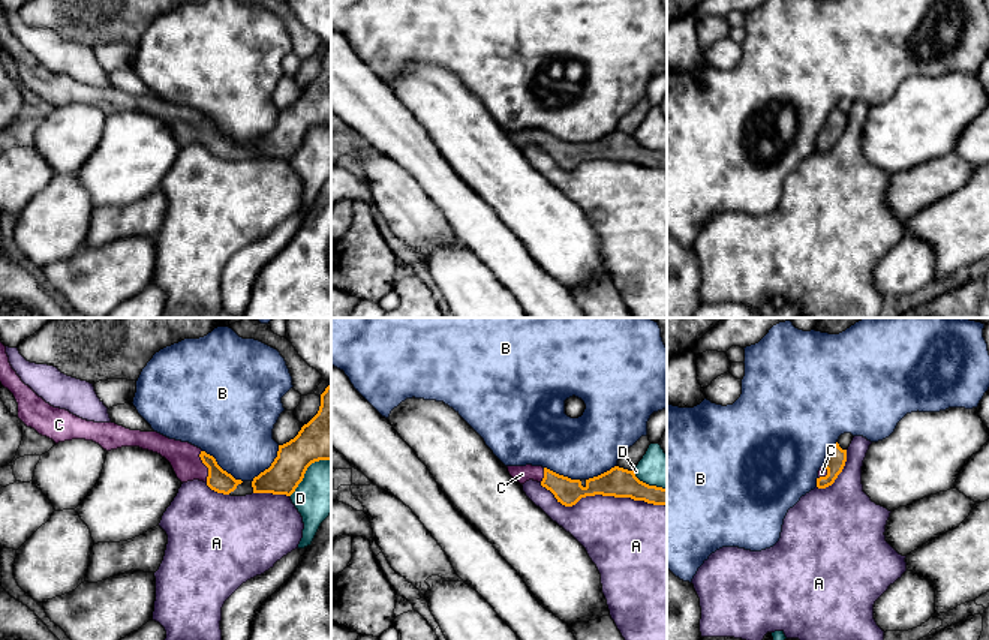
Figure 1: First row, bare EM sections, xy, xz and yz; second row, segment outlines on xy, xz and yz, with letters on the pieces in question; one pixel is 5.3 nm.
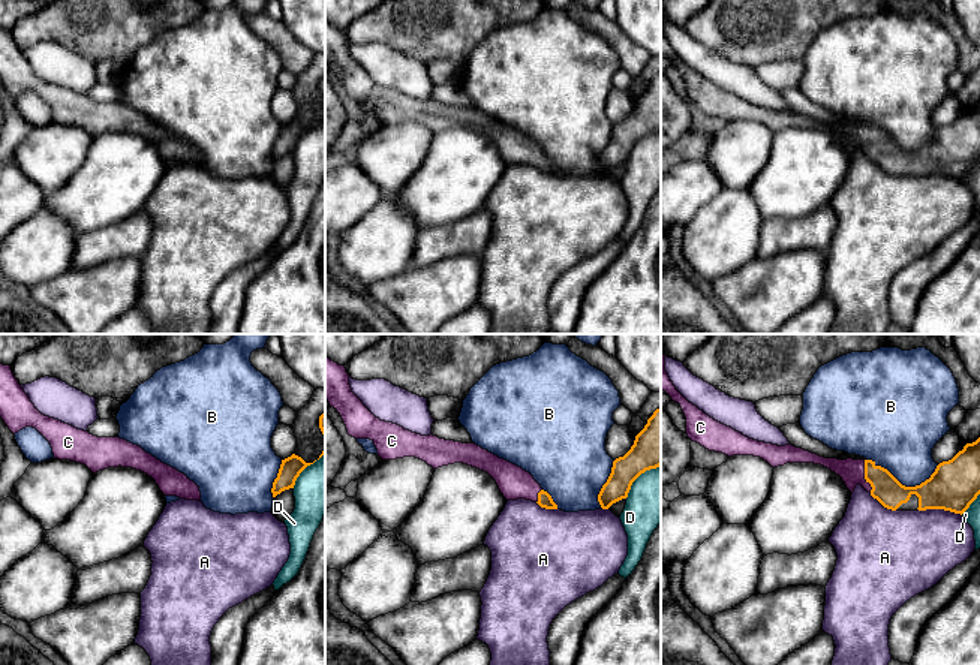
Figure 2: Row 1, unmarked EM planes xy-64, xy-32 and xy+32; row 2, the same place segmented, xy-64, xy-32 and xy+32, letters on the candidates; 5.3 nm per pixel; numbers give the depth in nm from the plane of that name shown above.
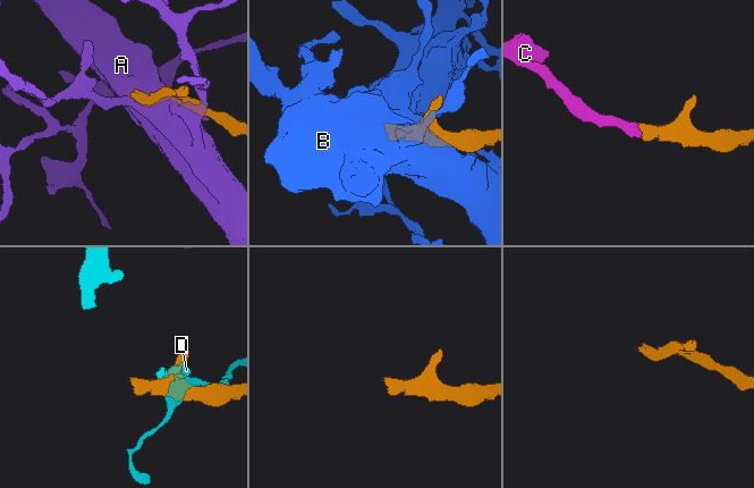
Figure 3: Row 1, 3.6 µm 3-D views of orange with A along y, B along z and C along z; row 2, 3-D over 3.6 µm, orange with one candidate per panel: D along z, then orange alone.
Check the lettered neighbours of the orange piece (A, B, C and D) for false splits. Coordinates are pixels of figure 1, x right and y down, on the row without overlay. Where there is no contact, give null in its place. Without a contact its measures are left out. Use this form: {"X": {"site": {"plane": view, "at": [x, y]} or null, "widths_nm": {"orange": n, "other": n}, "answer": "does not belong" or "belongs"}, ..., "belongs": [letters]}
{"A": {"site": {"plane": "xz", "at": [603, 159]}, "widths_nm": {"orange": 160, "other": 420}, "answer": "does not belong"}, "B": {"site": {"plane": "xy", "at": [221, 132]}, "widths_nm": {"orange": 120, "other": 420}, "answer": "does not belong"}, "C": {"site": {"plane": "xy", "at": [206, 129]}, "widths_nm": {"orange": 120, "other": 160}, "answer": "belongs"}, "D": {"site": {"plane": "xy", "at": [306, 134]}, "widths_nm": {"orange": 280, "other": 280}, "answer": "does not belong"}, "belongs": ["C"]}

